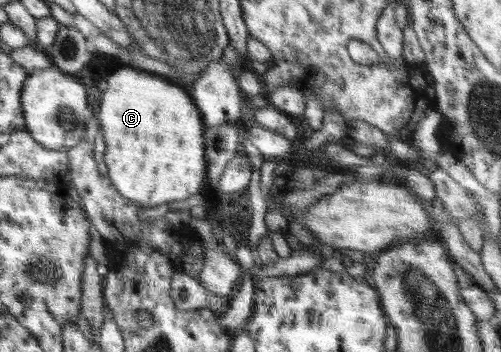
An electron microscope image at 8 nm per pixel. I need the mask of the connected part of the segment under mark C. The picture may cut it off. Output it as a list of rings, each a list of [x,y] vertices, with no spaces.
[[[129,66],[108,76],[97,117],[105,143],[103,161],[116,190],[143,208],[188,200],[205,191],[207,161],[201,116],[192,95],[175,82]]]

